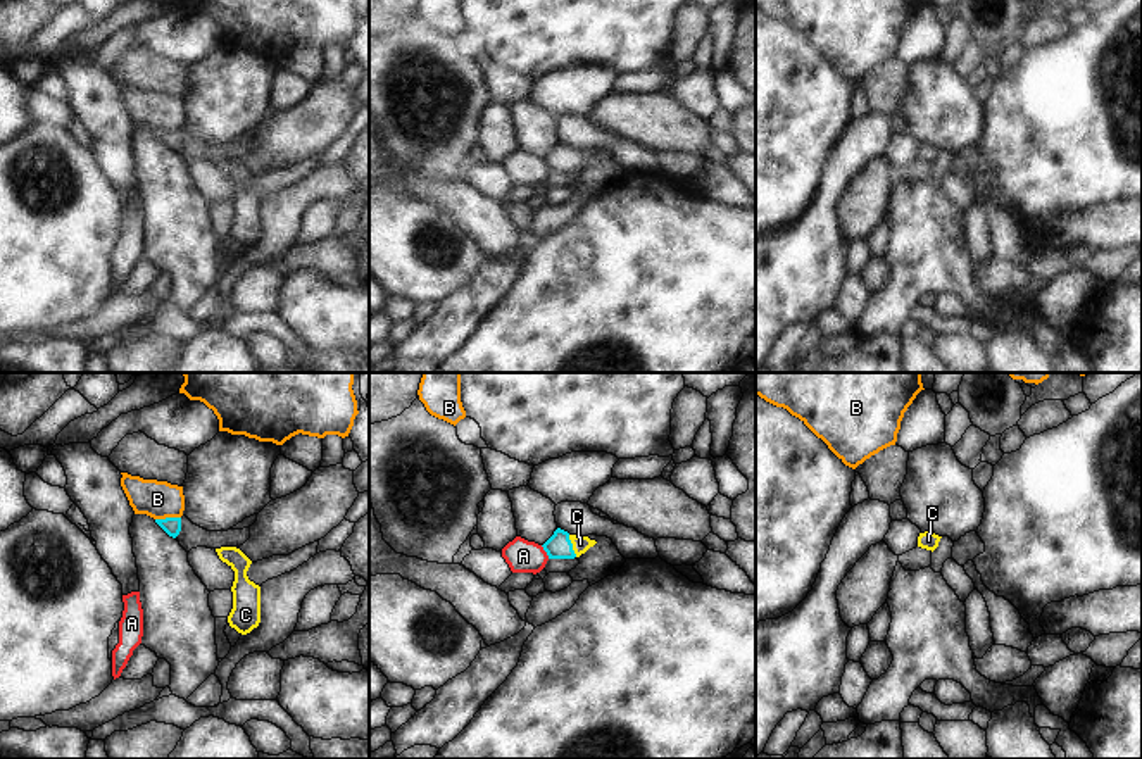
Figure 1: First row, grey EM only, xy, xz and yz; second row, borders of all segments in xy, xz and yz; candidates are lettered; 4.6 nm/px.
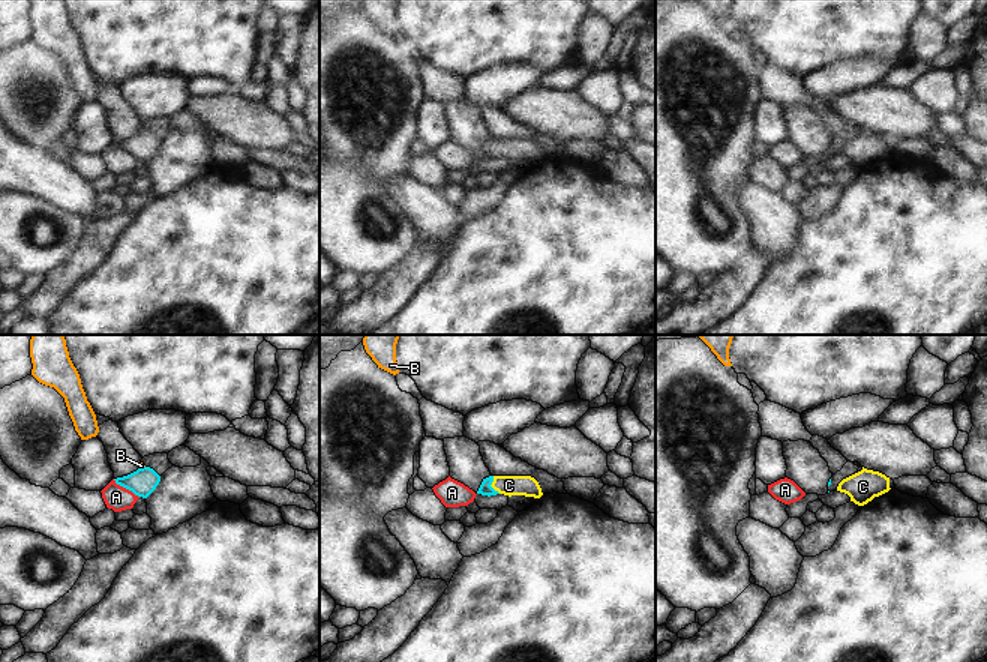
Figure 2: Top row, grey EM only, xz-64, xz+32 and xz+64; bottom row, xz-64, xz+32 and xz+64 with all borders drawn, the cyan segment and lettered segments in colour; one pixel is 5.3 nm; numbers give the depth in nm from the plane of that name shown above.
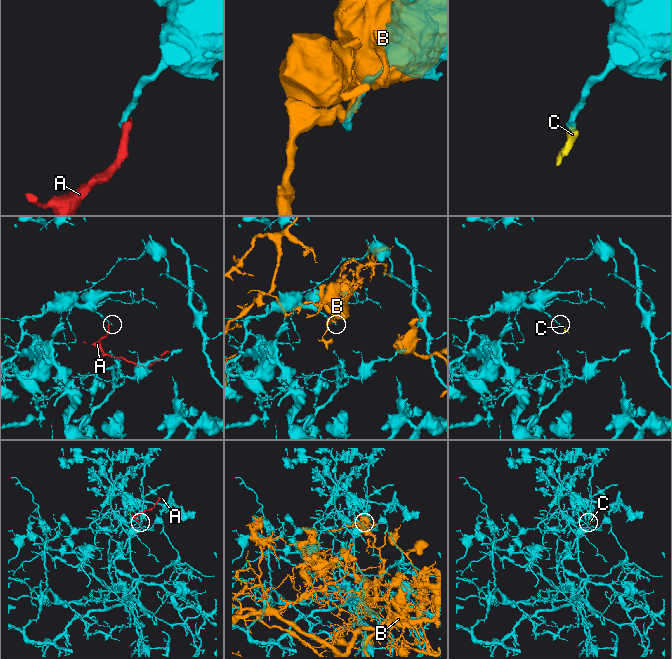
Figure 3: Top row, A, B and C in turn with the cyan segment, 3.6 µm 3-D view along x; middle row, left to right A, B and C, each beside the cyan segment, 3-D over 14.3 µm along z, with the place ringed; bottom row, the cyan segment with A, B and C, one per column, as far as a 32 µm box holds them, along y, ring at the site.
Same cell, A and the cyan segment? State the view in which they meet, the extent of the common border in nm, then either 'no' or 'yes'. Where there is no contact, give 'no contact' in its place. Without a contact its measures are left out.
xz | 80 nm | no

